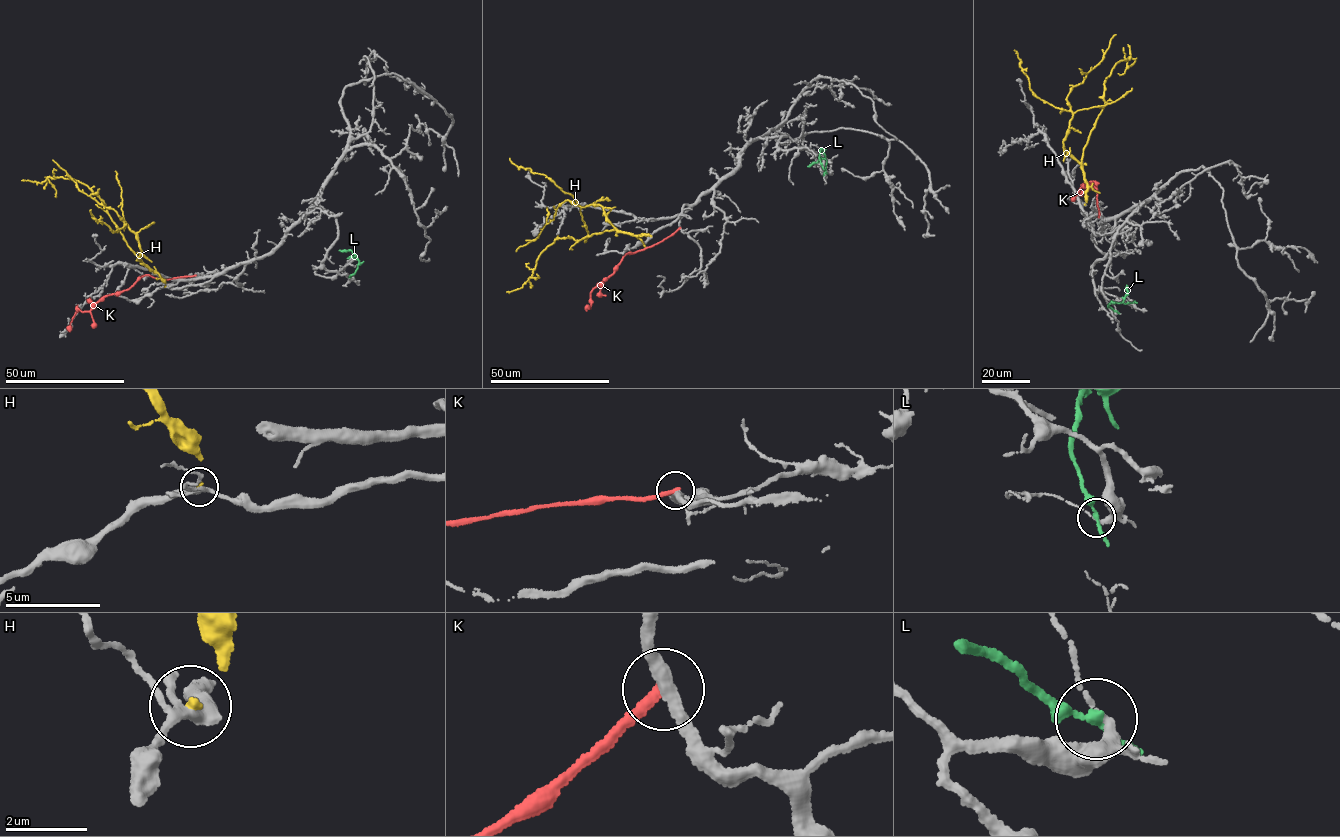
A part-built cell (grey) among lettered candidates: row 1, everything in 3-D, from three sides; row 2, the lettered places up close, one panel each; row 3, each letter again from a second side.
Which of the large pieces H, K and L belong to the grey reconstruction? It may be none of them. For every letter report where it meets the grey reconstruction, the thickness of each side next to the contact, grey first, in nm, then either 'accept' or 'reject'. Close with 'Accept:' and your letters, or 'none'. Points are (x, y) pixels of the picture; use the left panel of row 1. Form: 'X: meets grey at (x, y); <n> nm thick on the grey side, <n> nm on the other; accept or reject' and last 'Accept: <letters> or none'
H: meets grey at (165, 286); 260 nm thick on the grey side, 130 nm on the other; reject
K: meets grey at (195, 275); 320 nm thick on the grey side, 260 nm on the other; reject
L: meets grey at (349, 276); 240 nm thick on the grey side, 190 nm on the other; reject
Accept: none

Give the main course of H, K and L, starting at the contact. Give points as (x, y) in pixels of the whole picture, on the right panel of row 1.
H: (1084, 205), (1087, 188), (1083, 151), (1104, 104), (1108, 76), (1117, 63), (1130, 57), (1127, 45)
K: (1098, 217), (1094, 186), (1086, 188), (1089, 184), (1081, 186), (1083, 184), (1090, 185), (1079, 195)
L: (1116, 311), (1108, 303), (1123, 301), (1126, 285)

